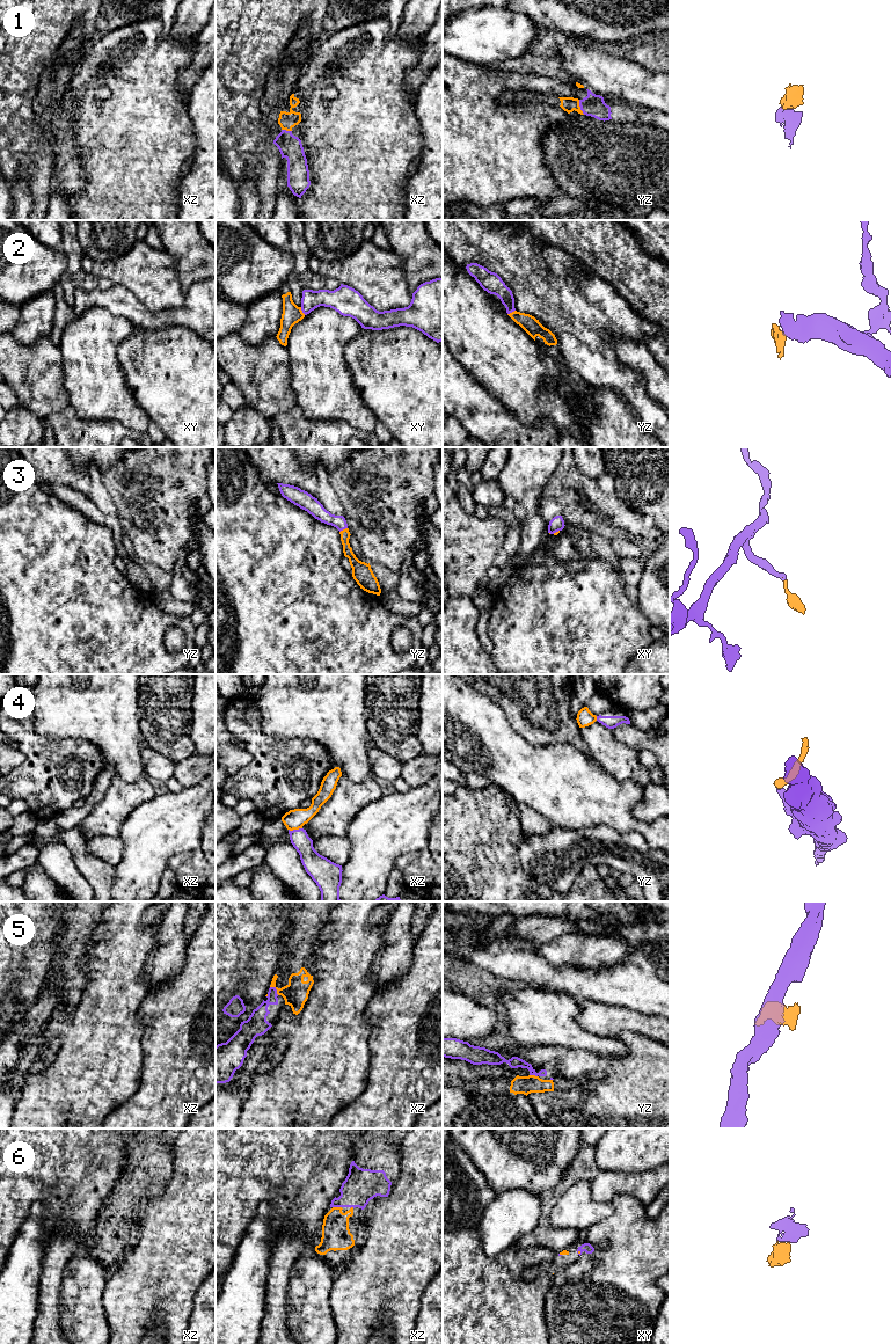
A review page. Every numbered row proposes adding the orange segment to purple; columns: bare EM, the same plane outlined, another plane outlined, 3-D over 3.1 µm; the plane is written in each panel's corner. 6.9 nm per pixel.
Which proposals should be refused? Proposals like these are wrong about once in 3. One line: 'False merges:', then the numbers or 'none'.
False merges: 2, 4, 5

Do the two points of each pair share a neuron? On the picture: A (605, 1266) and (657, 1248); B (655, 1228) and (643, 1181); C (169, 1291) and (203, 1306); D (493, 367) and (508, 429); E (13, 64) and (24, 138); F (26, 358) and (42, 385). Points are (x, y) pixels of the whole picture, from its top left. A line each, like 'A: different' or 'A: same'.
A: same
B: different
C: different
D: different
E: same
F: same

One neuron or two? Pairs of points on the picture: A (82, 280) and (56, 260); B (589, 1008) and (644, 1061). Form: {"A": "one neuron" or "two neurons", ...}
{"A": "two neurons", "B": "two neurons"}

